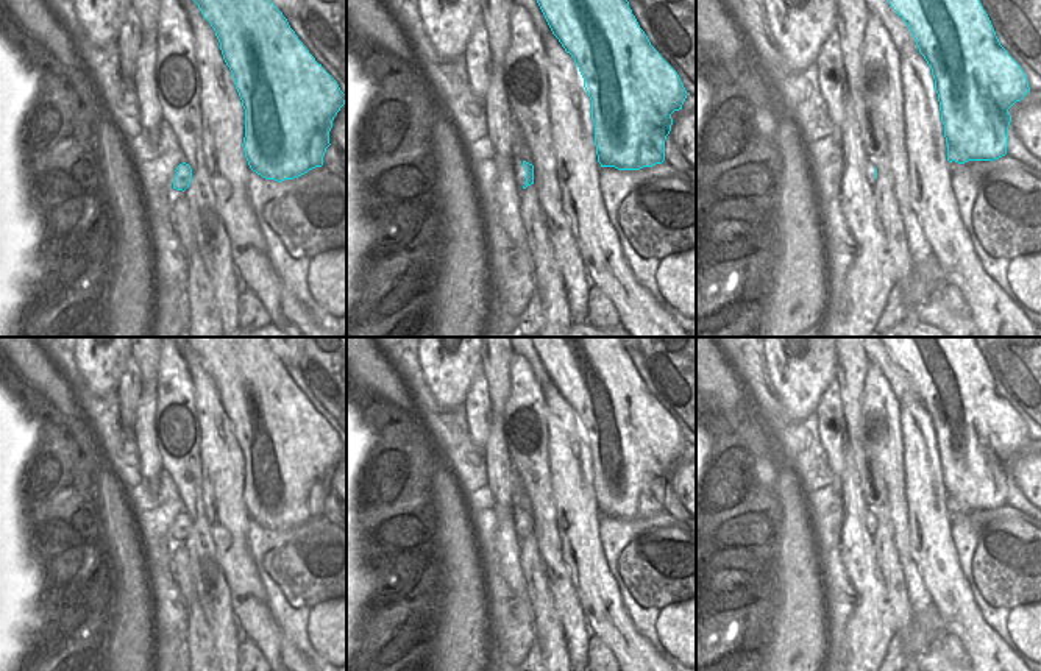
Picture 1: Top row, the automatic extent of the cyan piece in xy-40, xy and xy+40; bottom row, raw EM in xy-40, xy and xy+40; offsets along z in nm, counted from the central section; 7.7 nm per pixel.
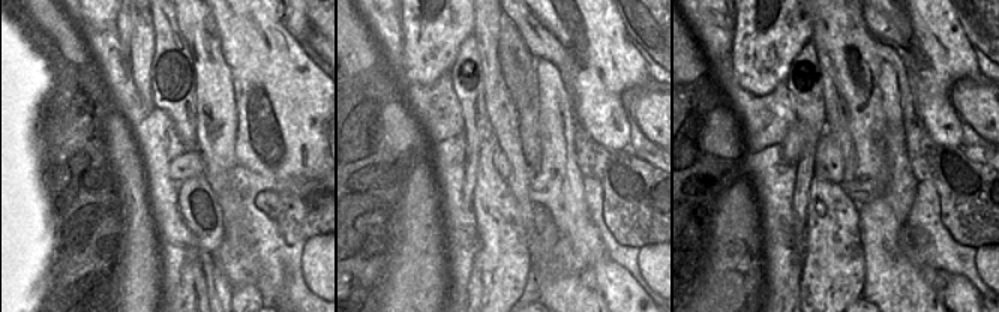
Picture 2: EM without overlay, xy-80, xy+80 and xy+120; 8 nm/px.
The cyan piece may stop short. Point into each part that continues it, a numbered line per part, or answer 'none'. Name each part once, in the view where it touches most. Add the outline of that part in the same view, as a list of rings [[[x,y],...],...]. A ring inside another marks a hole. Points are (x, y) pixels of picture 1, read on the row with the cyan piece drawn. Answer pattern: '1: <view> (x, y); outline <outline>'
none

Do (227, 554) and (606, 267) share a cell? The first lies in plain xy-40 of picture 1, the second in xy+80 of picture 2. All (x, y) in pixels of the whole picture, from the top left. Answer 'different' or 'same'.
same

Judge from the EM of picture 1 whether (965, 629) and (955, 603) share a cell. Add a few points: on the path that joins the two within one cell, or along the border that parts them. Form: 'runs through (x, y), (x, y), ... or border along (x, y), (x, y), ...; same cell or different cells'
runs through (965, 623), (957, 609); same cell

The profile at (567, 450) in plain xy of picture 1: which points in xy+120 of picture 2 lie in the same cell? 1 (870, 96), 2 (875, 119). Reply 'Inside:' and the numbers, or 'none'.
Inside: none

